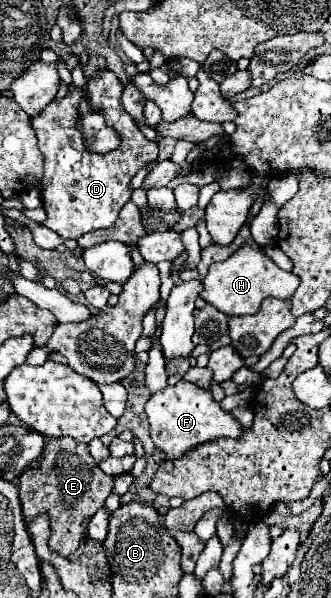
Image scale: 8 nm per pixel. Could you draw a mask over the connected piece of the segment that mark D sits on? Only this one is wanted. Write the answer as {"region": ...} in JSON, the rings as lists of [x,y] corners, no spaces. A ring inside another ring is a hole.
{"region":[[[100,69],[94,77],[86,79],[86,85],[68,85],[64,99],[54,99],[38,119],[32,119],[32,127],[38,135],[38,147],[44,155],[44,177],[40,181],[42,201],[48,219],[44,225],[56,231],[64,239],[78,239],[84,233],[110,227],[120,207],[130,199],[130,181],[140,167],[158,159],[158,143],[148,141],[134,119],[122,111],[122,83],[110,69]],[[86,101],[90,109],[102,113],[106,125],[116,129],[120,145],[110,153],[94,153],[86,147],[84,133],[78,129],[80,103]]]}

